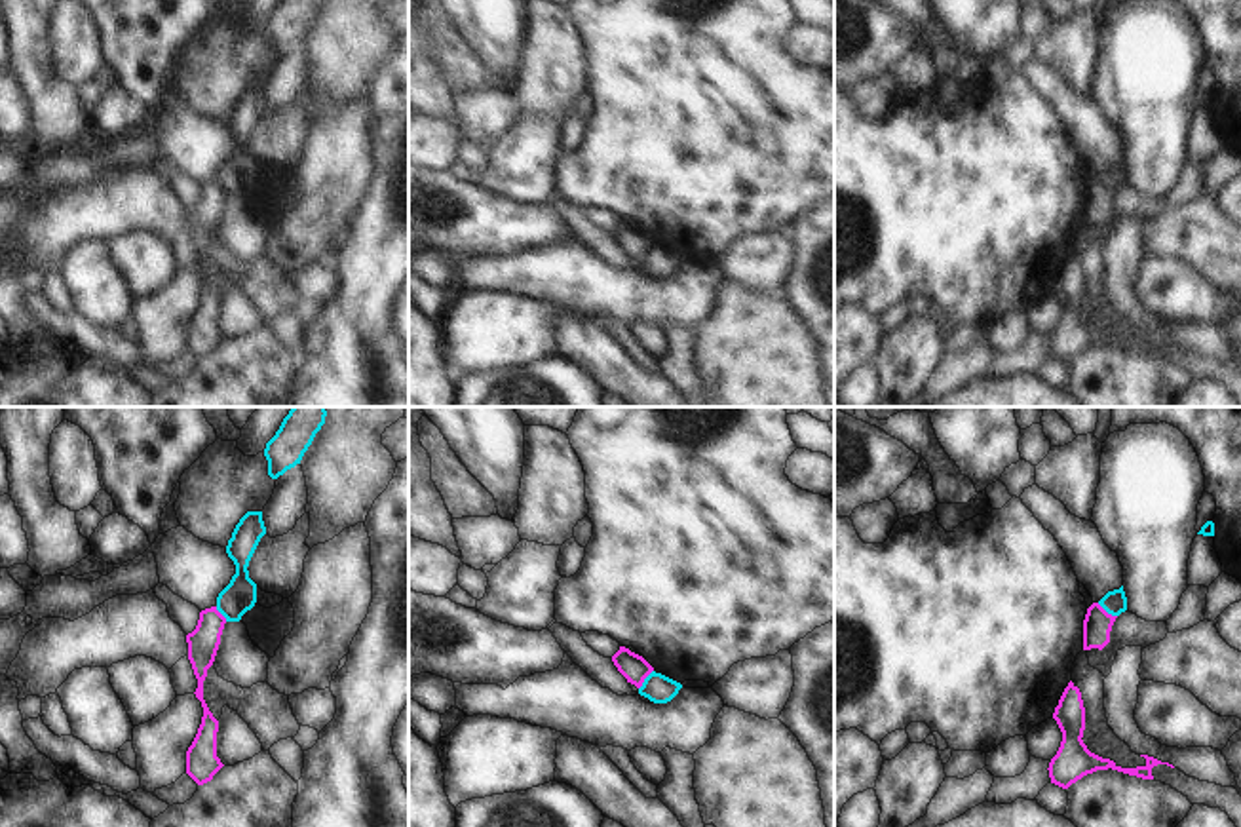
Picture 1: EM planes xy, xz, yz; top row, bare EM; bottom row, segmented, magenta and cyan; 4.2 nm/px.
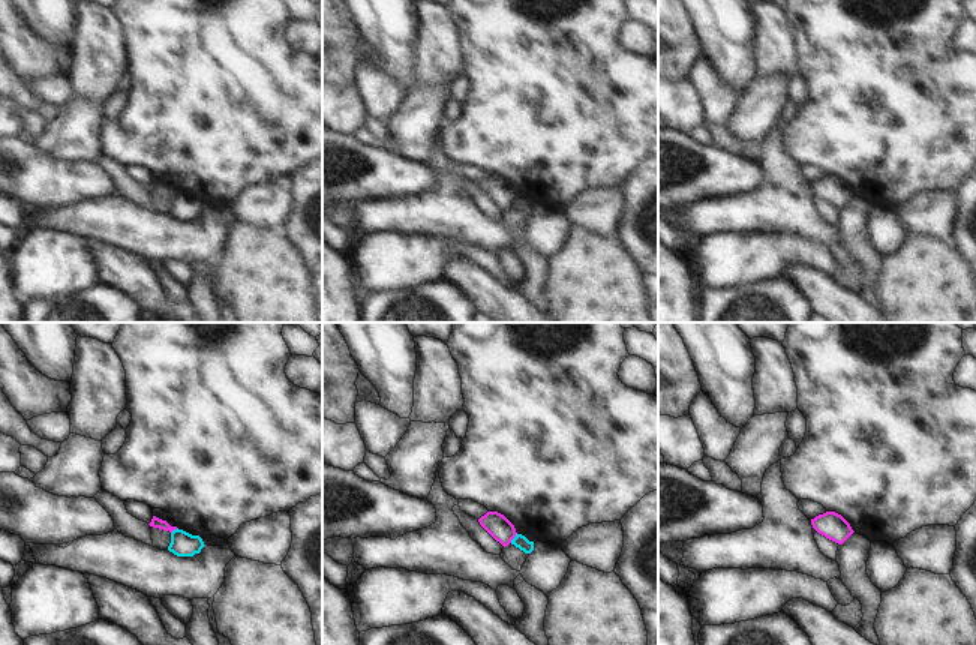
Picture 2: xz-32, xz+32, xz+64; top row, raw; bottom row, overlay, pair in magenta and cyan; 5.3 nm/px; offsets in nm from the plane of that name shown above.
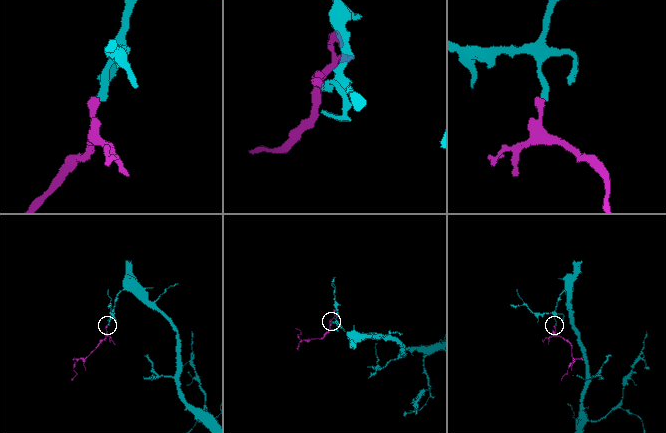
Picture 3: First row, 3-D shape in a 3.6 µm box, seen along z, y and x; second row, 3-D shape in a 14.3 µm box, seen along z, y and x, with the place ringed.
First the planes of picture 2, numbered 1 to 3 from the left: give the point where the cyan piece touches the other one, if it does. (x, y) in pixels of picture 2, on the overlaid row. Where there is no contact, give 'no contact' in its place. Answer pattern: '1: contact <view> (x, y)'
1: contact xz-32 (174, 528)
2: contact xz+32 (514, 536)
3: no contact

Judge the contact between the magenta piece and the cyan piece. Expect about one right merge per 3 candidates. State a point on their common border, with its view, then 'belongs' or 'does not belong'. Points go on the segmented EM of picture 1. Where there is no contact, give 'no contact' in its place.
yz (1105, 611) | does not belong

